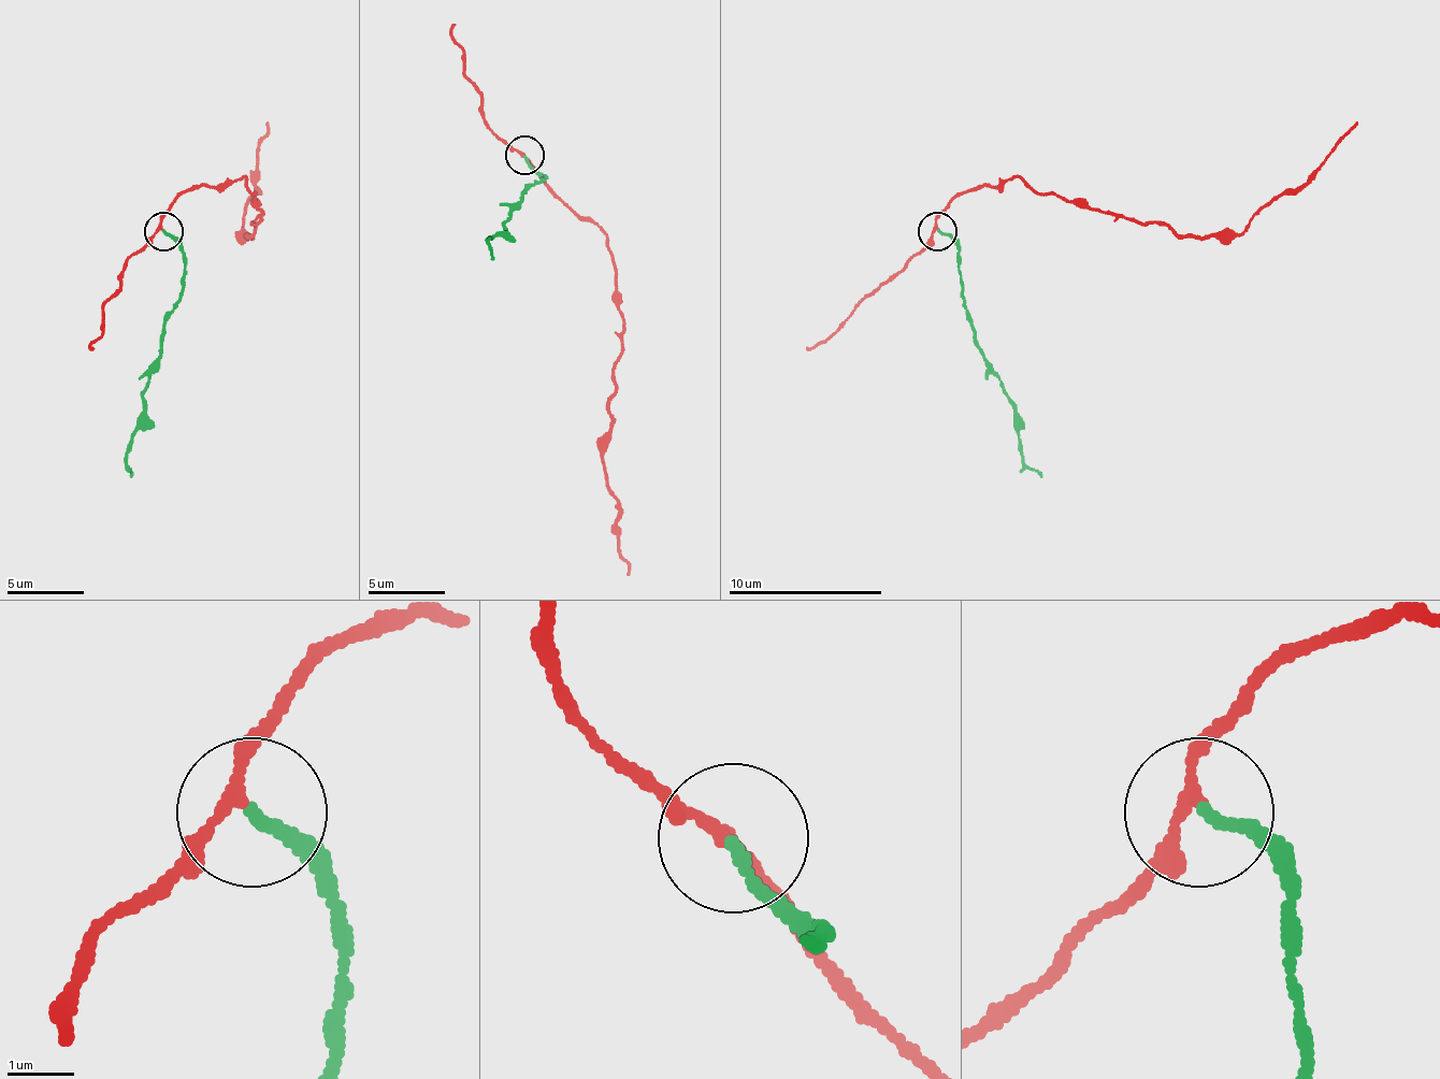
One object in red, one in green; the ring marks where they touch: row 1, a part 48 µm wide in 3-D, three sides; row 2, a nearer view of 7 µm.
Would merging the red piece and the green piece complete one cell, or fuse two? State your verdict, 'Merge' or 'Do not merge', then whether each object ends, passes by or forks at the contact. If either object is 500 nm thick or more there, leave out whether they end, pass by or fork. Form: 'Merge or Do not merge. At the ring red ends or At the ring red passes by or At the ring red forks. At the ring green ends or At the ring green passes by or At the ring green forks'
Do not merge. At the ring red passes by. At the ring green ends

